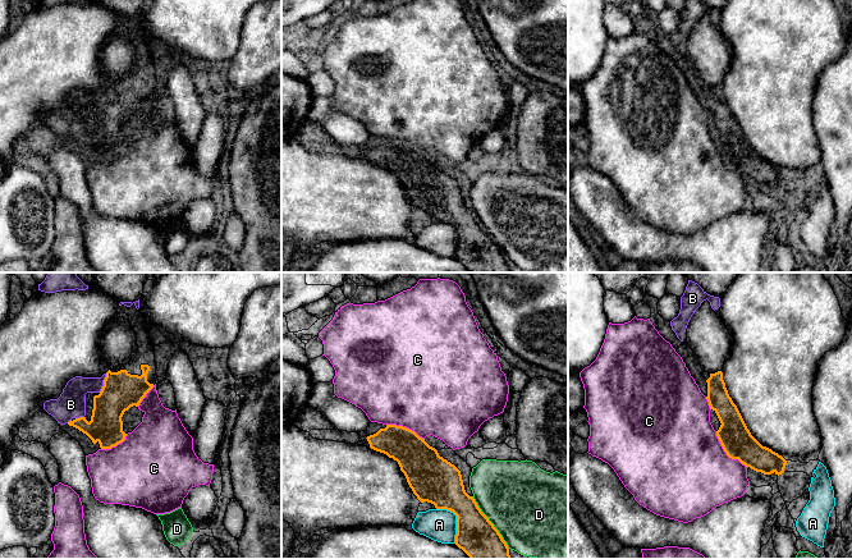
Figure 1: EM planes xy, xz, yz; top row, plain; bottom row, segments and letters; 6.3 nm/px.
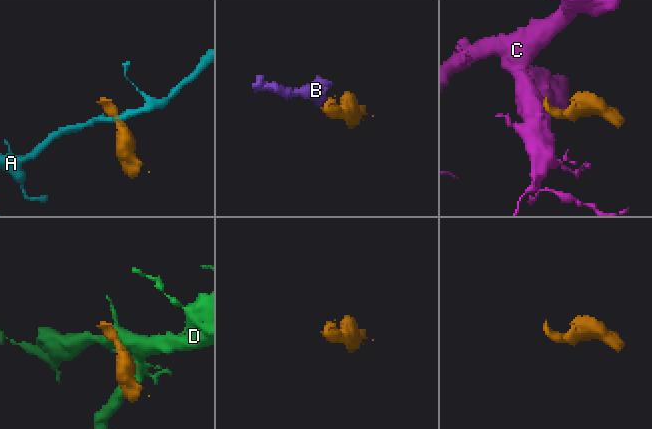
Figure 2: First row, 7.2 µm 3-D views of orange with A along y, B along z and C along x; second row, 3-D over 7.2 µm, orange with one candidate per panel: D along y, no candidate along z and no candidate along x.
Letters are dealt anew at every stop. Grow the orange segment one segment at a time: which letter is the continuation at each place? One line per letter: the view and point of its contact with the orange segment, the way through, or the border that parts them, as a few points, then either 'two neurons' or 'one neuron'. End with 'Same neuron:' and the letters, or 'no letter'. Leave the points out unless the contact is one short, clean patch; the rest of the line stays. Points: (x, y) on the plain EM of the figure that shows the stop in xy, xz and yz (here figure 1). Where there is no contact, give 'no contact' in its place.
A: contact xz (457, 233); two neurons
B: contact xy (104, 96); way xy (122, 104), (104, 96), (88, 99), (70, 118); one neuron
C: contact yz (725, 165); two neurons
D: contact xz (490, 236); two neurons
Same neuron: B

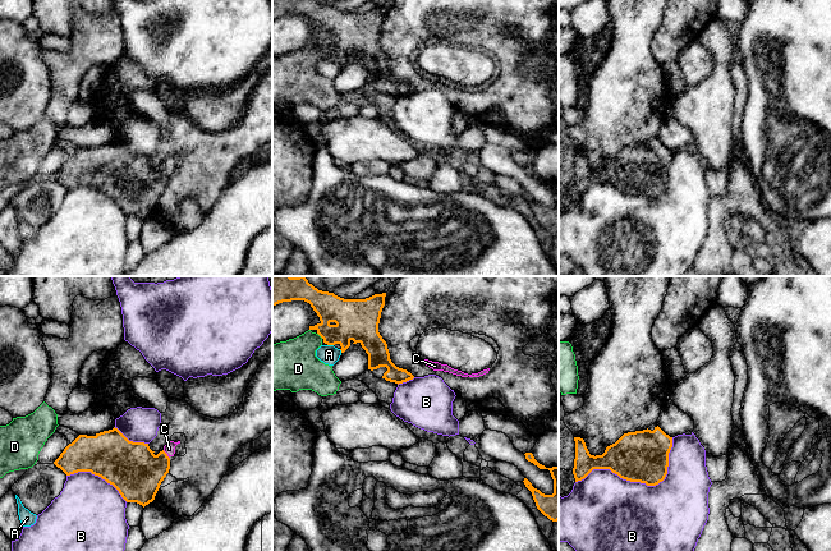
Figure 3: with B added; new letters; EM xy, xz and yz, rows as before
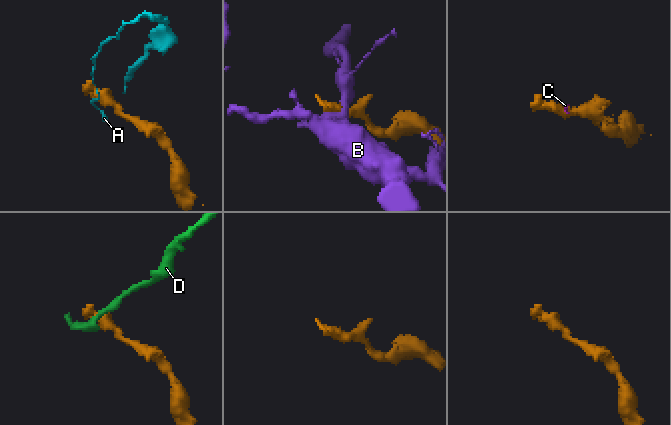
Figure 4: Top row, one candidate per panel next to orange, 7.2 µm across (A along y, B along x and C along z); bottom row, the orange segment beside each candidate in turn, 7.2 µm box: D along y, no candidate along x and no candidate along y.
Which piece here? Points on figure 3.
A: contact xz (330, 58); two neurons
B: contact yz (639, 194); two neurons
C: contact xy (166, 168); one neuron
D: contact xz (320, 49); border xz (317, 46), (322, 51); two neurons
Same neuron: C

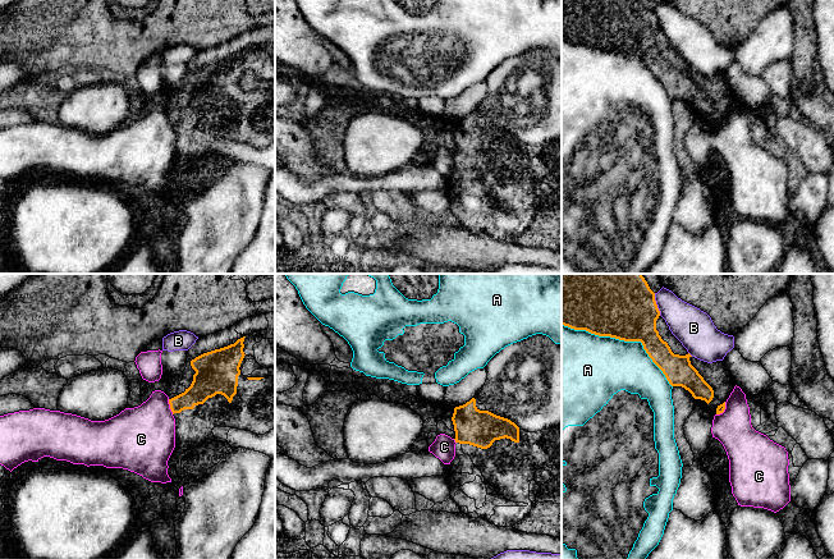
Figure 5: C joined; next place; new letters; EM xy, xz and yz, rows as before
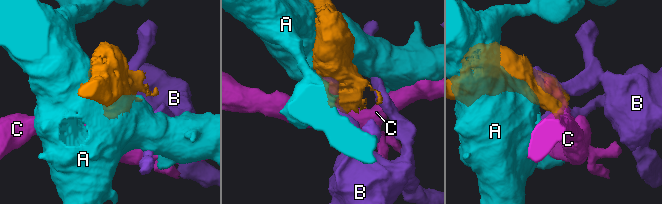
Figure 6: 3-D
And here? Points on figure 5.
A: contact yz (623, 53); two neurons
B: contact yz (656, 18); two neurons
C: contact xy (170, 120); two neurons
Same neuron: no letter

